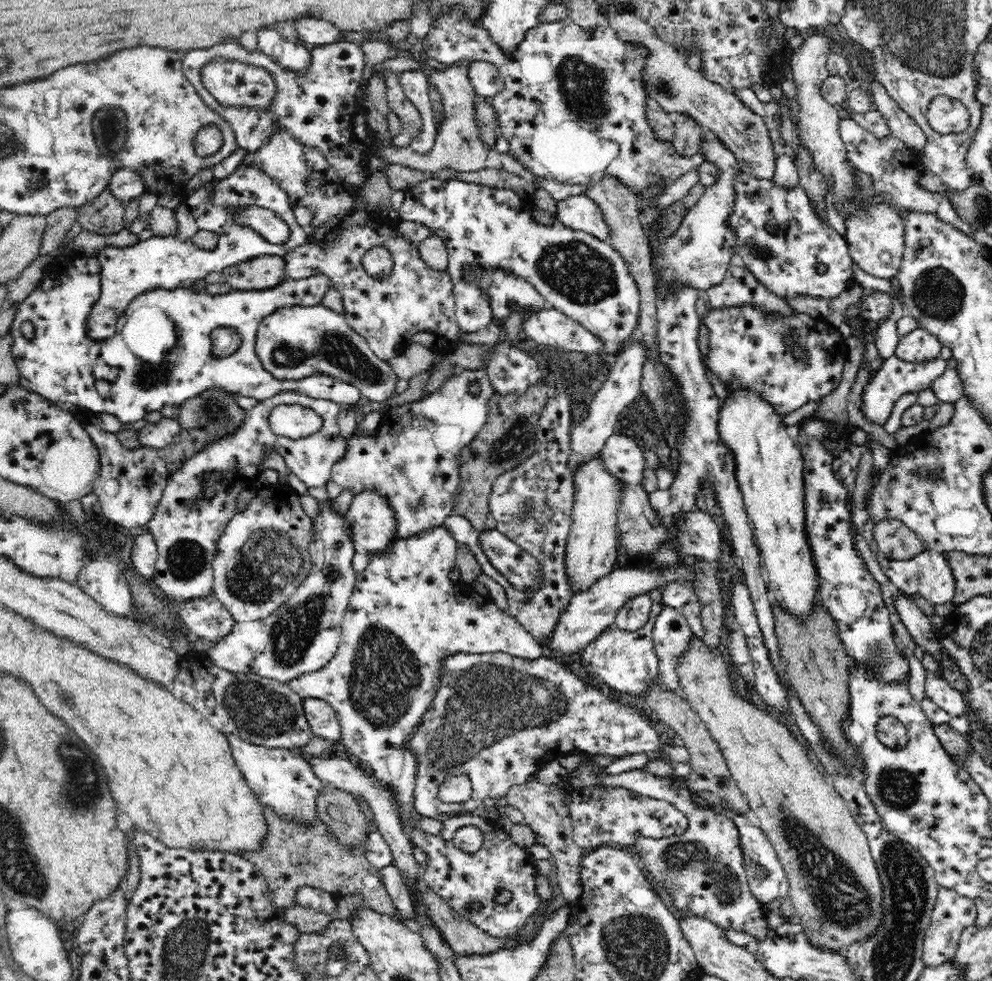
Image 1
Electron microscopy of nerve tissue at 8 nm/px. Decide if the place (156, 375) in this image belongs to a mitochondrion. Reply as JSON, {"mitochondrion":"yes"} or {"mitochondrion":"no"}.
{"mitochondrion":"yes"}

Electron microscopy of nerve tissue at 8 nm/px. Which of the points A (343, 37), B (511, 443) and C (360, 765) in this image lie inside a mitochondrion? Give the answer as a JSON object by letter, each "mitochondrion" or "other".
{"A":"other","B":"mitochondrion","C":"other"}

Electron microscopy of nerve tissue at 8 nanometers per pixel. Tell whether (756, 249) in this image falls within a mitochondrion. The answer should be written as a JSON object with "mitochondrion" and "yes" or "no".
{"mitochondrion":"yes"}

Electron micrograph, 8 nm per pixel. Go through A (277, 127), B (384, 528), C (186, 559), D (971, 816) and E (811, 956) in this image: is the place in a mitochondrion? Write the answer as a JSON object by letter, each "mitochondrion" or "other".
{"A":"other","B":"other","C":"mitochondrion","D":"other","E":"other"}

